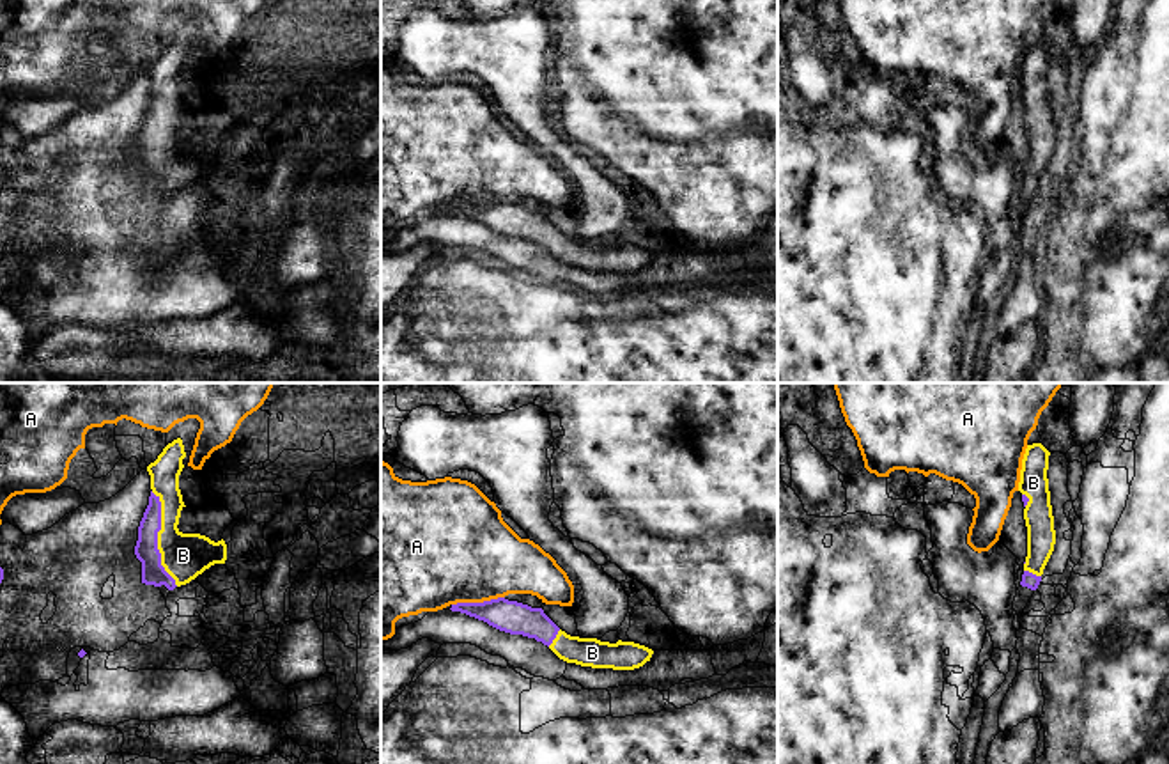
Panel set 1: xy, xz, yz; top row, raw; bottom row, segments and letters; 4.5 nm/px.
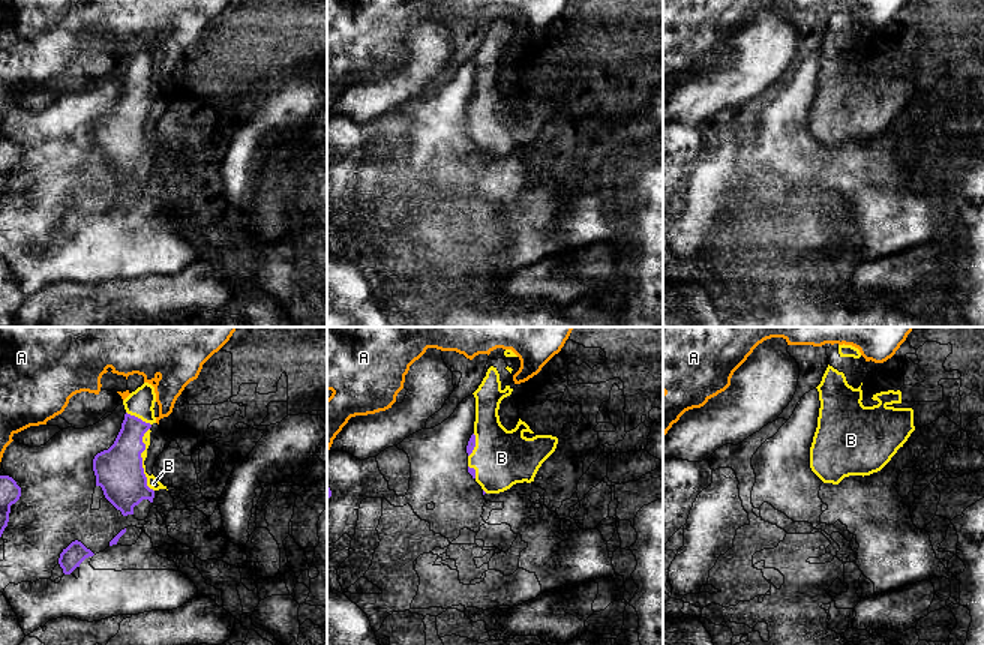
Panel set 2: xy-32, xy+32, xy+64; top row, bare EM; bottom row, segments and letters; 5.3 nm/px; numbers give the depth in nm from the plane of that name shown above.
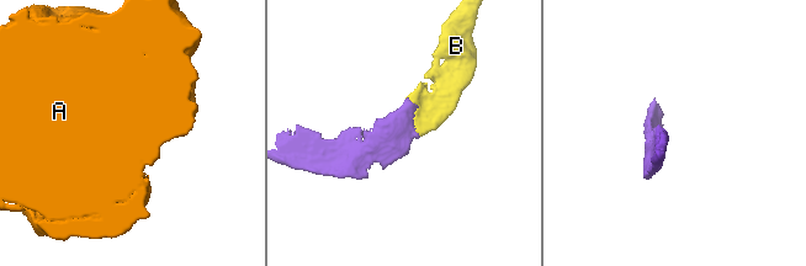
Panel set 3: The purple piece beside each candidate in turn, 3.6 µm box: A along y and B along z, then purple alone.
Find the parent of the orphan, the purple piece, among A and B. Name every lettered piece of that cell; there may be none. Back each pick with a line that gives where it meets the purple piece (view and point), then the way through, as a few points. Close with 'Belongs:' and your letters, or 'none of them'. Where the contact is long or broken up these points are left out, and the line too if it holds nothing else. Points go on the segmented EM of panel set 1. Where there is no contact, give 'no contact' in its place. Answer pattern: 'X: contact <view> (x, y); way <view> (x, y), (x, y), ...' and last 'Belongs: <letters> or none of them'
B: contact xy (156, 539)
Belongs: B

